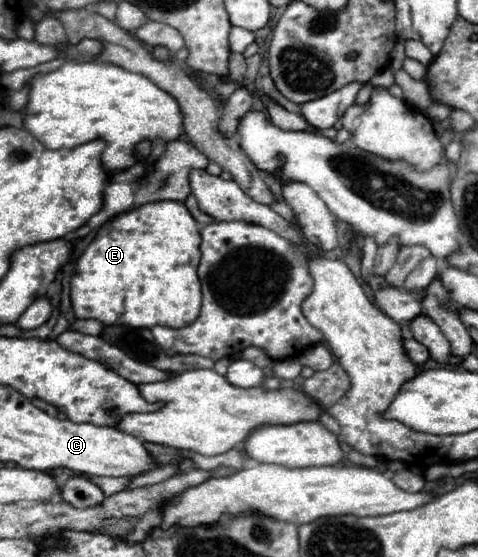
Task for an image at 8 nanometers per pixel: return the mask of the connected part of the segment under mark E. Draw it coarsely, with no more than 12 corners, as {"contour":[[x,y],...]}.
{"contour":[[161,200],[103,224],[75,318],[191,324],[199,226]]}

